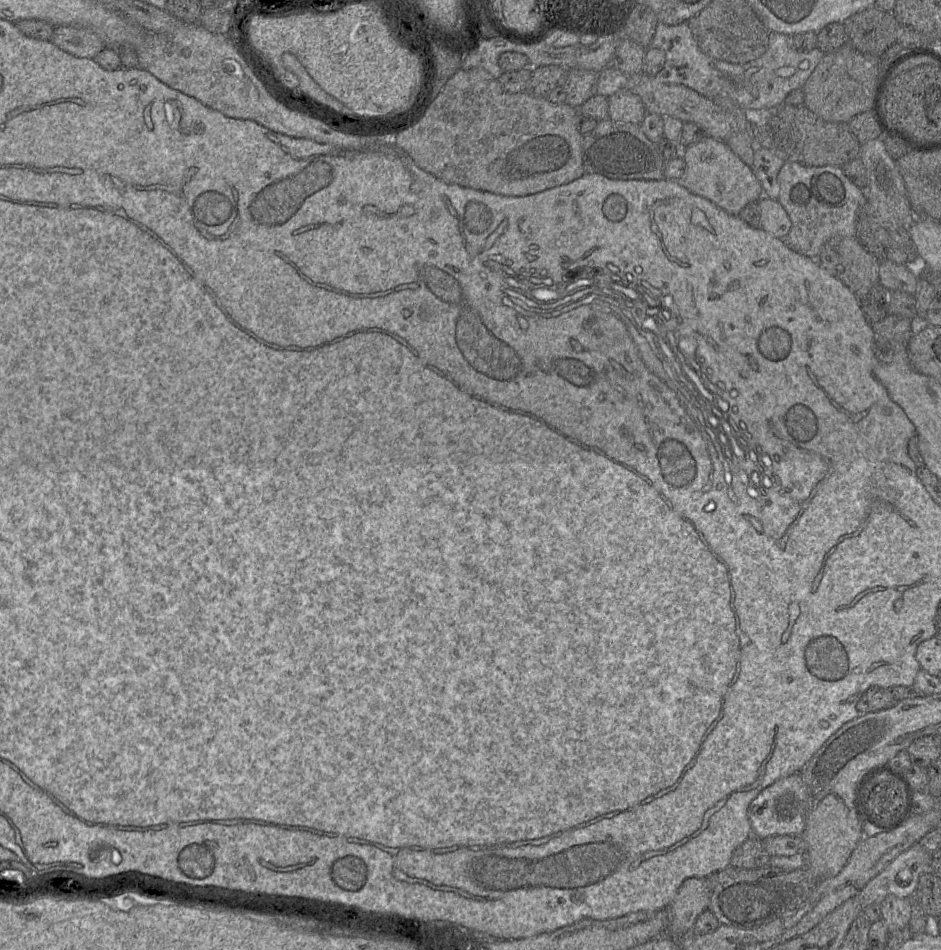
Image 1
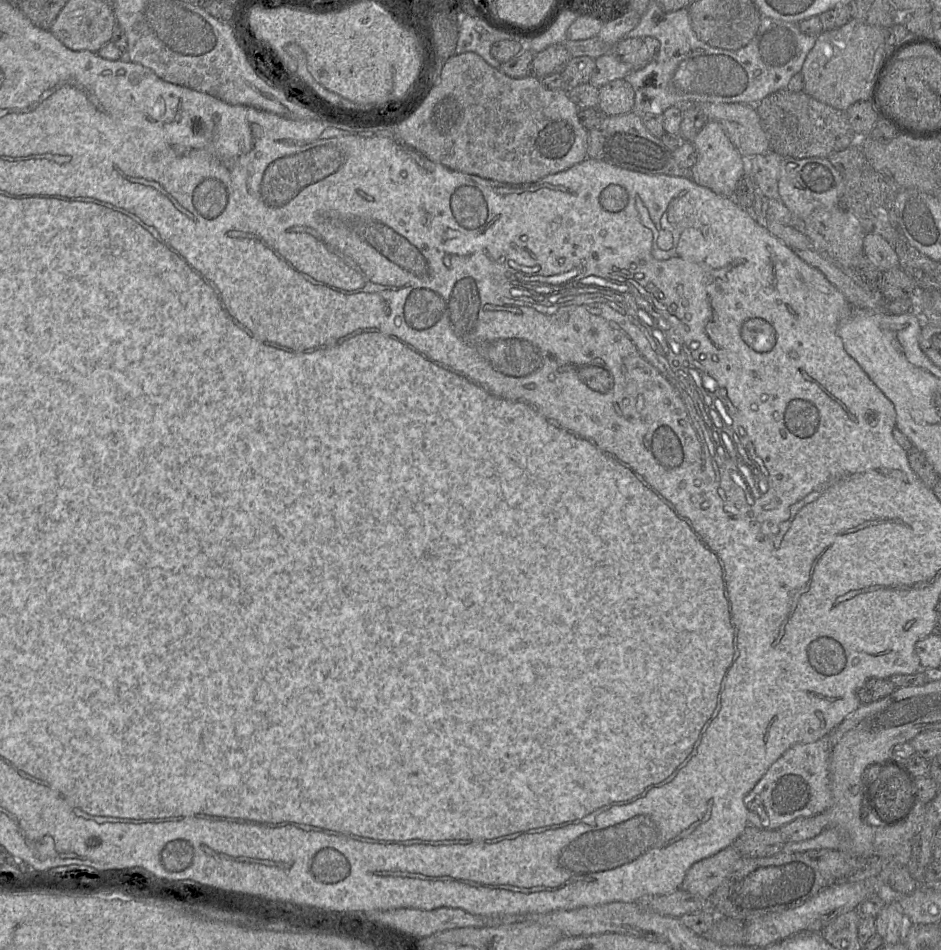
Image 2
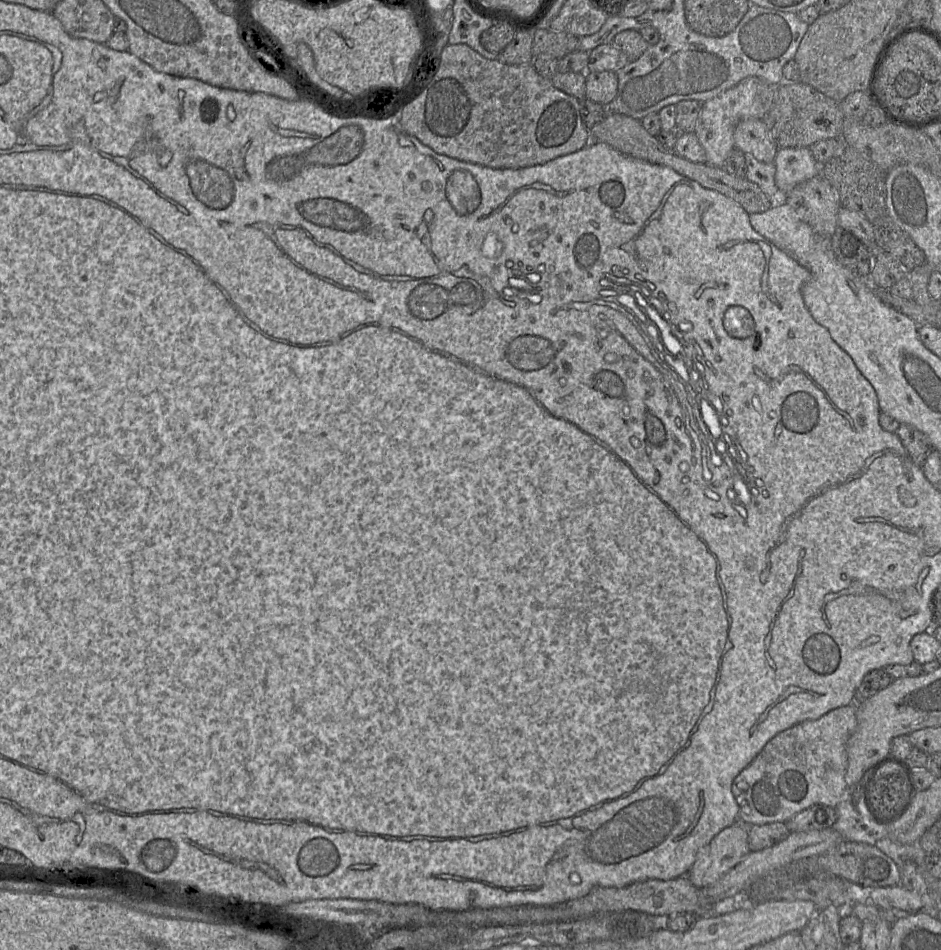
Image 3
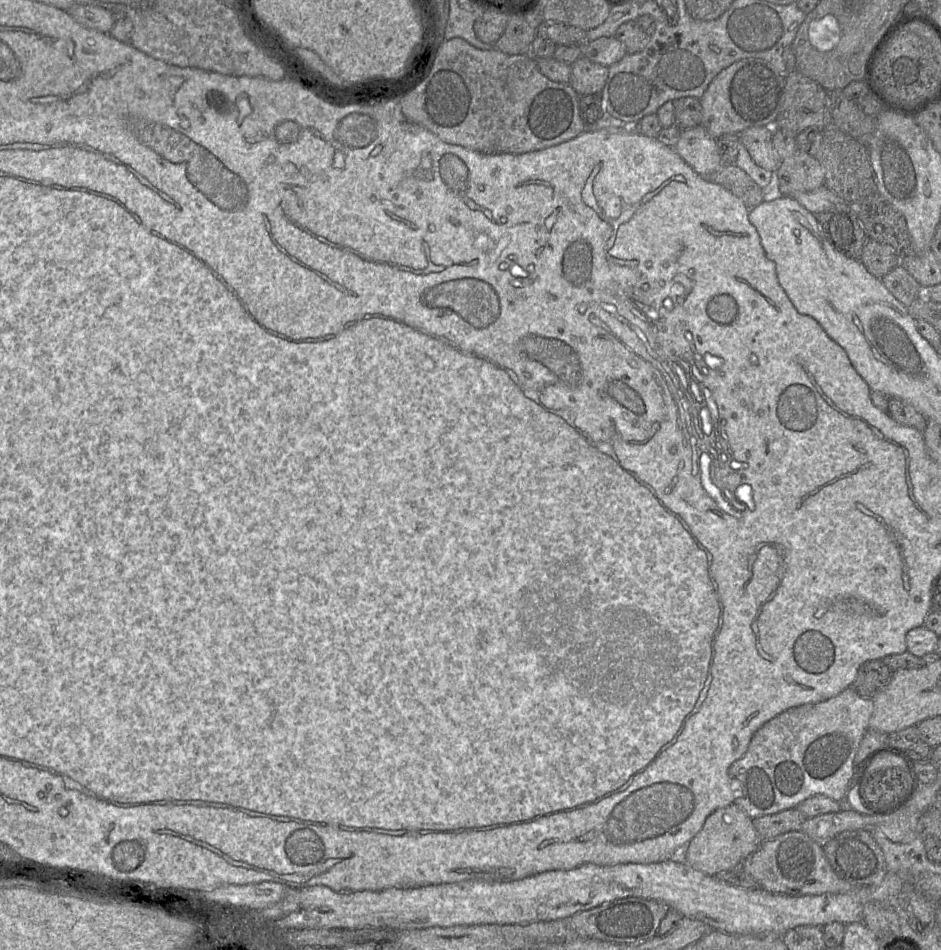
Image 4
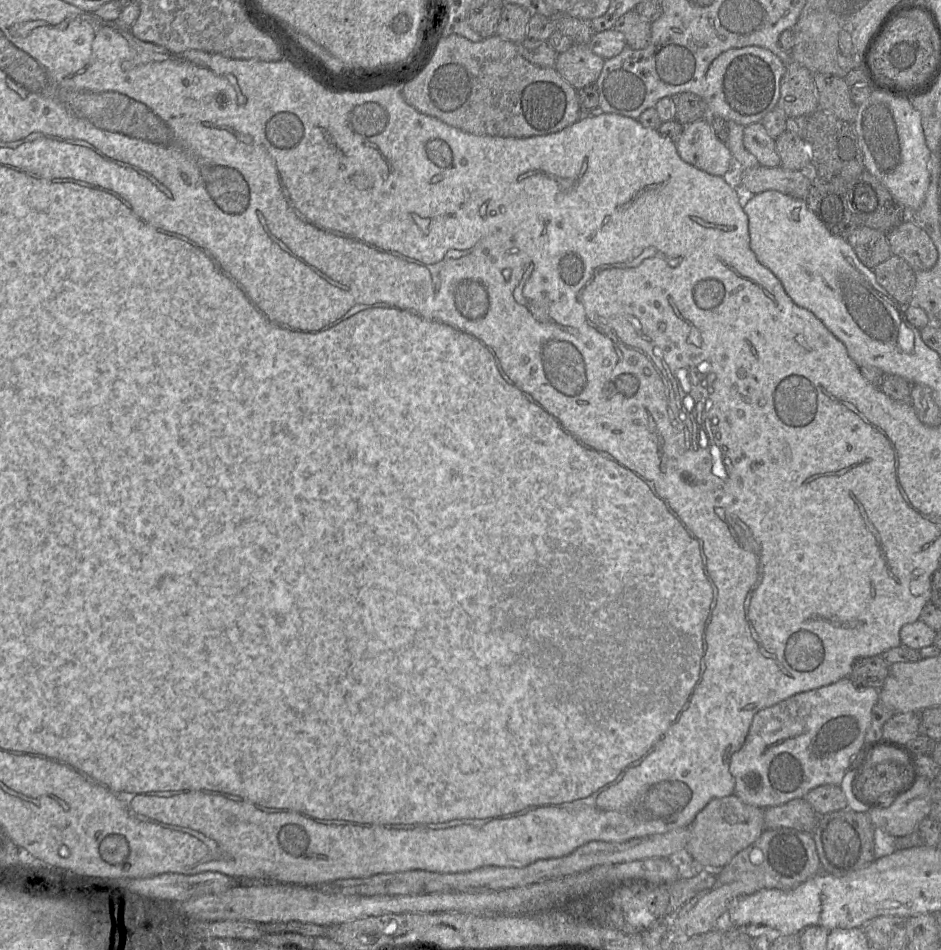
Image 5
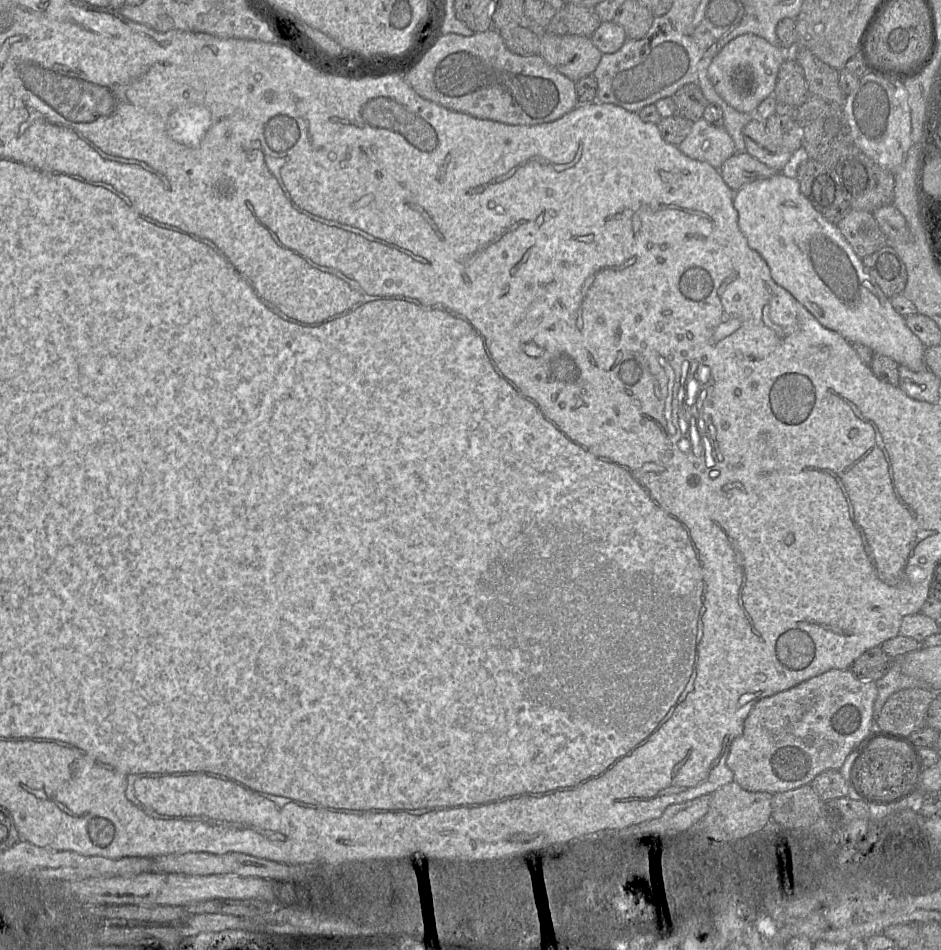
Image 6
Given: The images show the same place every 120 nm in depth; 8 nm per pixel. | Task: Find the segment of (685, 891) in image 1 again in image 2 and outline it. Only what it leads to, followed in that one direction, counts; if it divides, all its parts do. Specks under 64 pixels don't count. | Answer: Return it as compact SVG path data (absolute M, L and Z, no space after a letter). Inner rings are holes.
M733 845L694 863L687 871L681 889L702 897L711 897L717 887L737 869L744 859Z

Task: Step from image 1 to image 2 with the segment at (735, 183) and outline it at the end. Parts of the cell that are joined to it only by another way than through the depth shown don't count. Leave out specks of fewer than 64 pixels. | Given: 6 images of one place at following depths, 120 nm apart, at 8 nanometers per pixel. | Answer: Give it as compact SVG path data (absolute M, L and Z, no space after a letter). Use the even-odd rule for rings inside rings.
M707 121L693 141L697 161L691 168L691 179L714 193L733 198L738 181L744 175L744 157L732 144L721 125L716 121Z

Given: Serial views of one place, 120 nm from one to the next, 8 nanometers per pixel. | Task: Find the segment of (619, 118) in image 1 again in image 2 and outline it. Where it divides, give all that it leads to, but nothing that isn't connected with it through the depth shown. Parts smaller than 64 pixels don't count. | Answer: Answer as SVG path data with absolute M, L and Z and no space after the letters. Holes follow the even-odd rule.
M625 79L613 80L598 90L598 109L606 116L627 114L633 111L635 93L631 84Z

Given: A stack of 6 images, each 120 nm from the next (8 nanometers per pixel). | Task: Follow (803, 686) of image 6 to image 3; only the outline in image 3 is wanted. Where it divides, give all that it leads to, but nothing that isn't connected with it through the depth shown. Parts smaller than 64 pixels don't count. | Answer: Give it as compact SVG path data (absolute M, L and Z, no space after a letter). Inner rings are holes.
M857 703L835 708L818 719L803 721L770 739L733 780L731 789L739 806L738 821L746 826L786 822L814 804L836 807L849 788L845 781L846 745L857 727L856 710Z

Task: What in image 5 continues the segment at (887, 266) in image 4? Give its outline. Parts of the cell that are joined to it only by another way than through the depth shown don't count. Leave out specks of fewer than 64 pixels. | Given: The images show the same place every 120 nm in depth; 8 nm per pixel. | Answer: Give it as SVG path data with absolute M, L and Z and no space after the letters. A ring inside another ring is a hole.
M858 226L846 241L859 260L872 270L892 255L886 233L870 227Z

